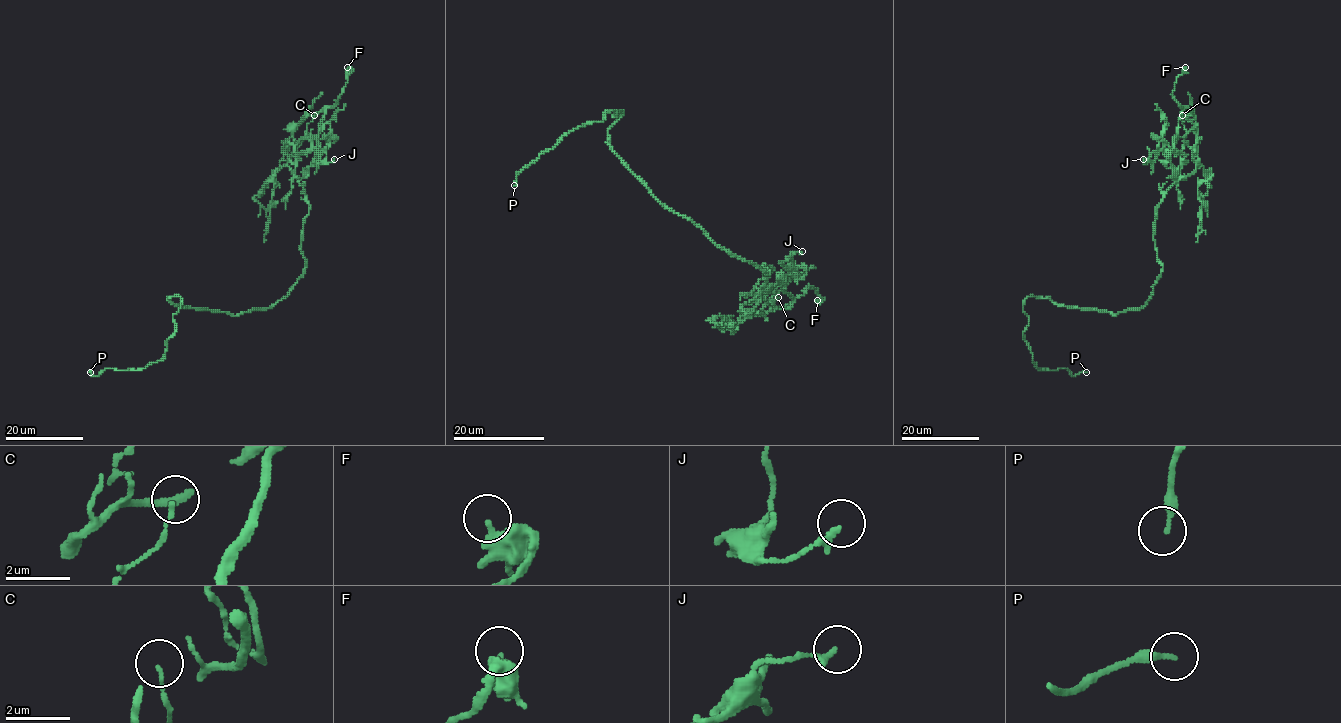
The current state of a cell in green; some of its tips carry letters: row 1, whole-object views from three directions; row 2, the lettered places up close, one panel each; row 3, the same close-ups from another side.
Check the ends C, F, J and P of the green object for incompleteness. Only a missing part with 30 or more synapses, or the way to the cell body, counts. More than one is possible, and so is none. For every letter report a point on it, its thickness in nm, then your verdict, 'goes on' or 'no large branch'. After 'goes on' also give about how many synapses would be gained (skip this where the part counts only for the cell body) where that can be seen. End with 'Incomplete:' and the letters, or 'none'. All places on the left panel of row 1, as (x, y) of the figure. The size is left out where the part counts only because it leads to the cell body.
C: at (314, 115); 110 nm thick; no large branch
F: at (347, 67); 340 nm thick; no large branch
J: at (334, 159); 180 nm thick; no large branch
P: at (90, 372); 280 nm thick; goes on
Incomplete: P

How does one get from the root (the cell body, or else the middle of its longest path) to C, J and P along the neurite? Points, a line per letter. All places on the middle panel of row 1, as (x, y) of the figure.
C: (719, 247), (767, 275), (763, 264), (773, 267), (760, 289), (781, 283), (755, 298), (778, 297)
J: (719, 247), (767, 275), (763, 264), (773, 267), (760, 289), (794, 275), (797, 269), (783, 264), (802, 251)
P: (719, 247), (669, 210), (606, 143), (622, 111), (568, 131), (526, 166), (514, 185)

